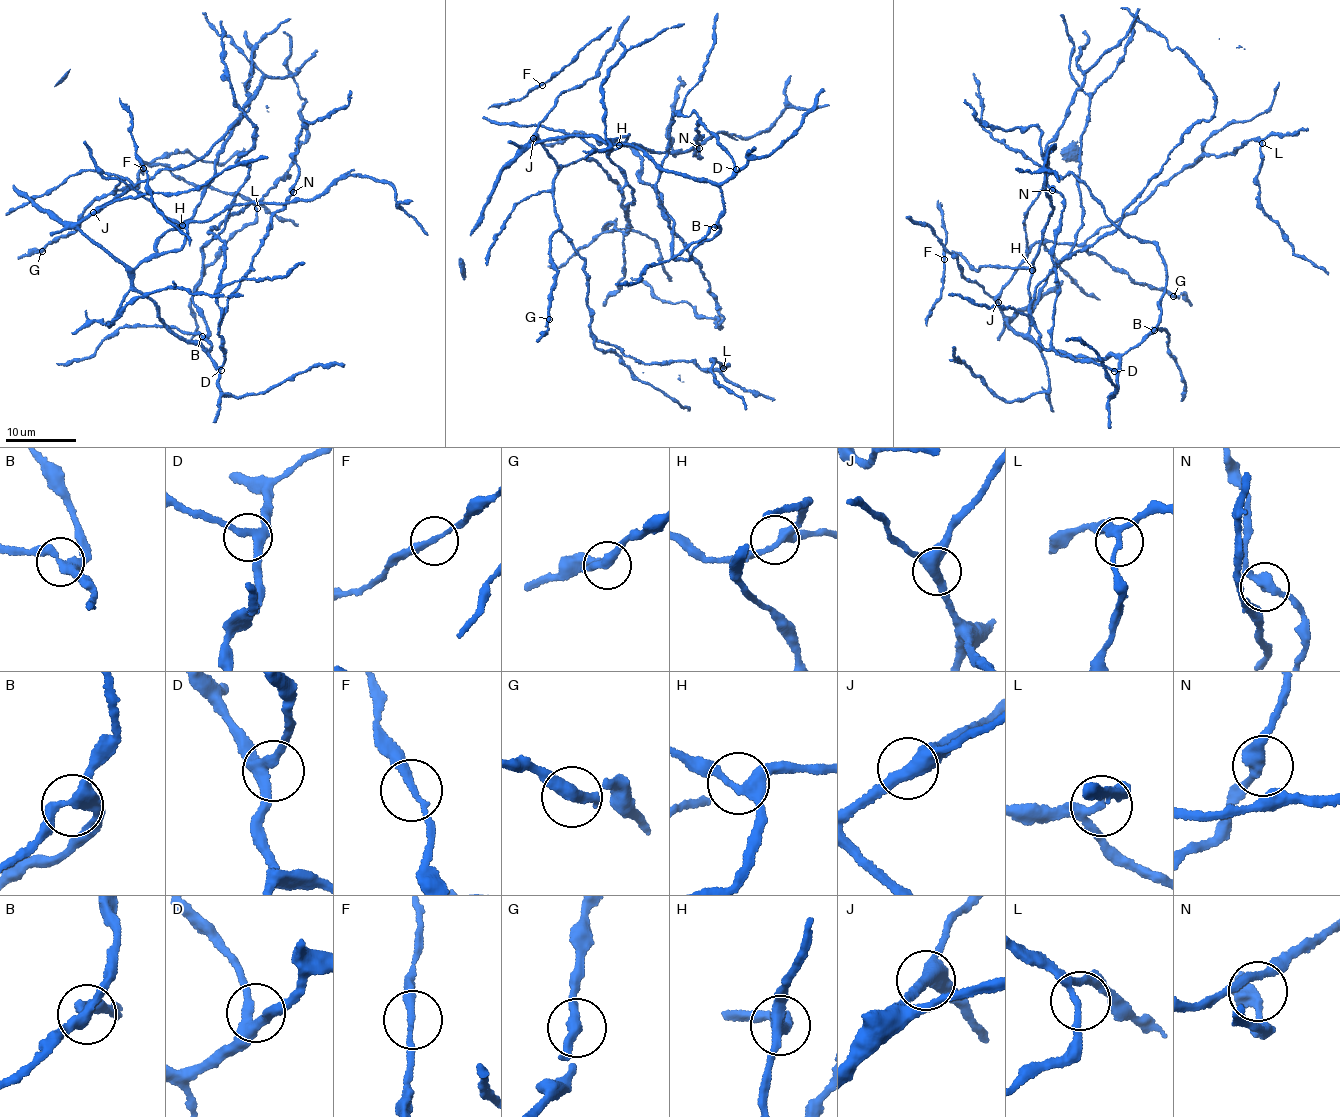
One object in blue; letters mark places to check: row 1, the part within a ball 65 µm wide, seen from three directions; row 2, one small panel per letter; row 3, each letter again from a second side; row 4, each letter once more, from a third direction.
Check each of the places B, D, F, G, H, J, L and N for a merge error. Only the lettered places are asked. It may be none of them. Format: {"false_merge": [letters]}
{"false_merge": []}

